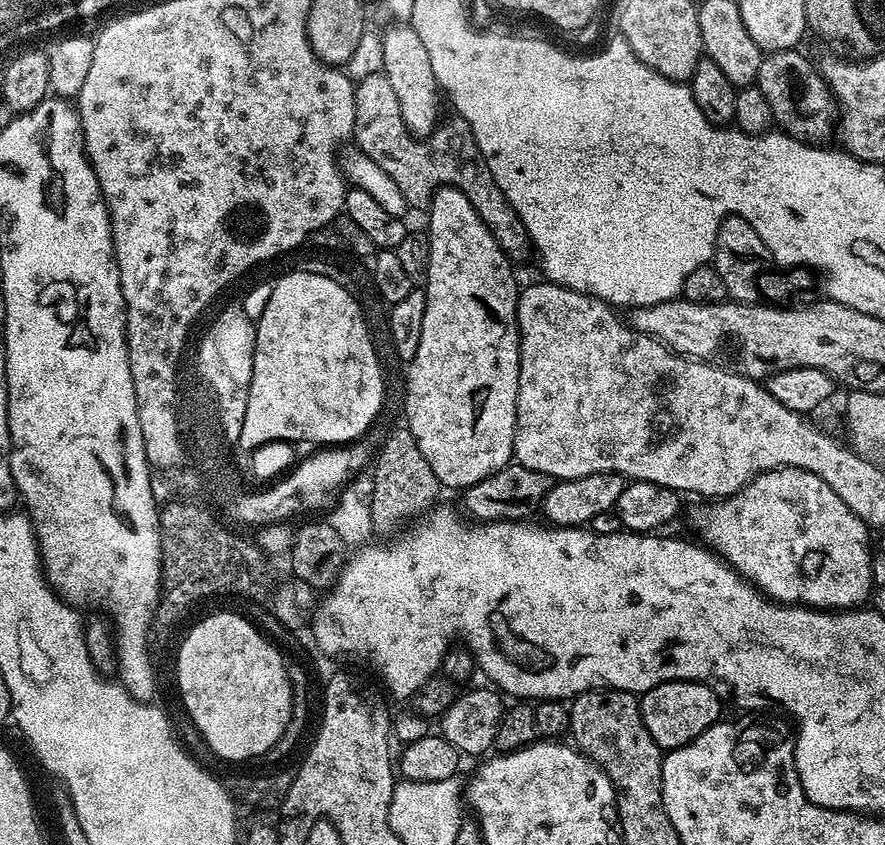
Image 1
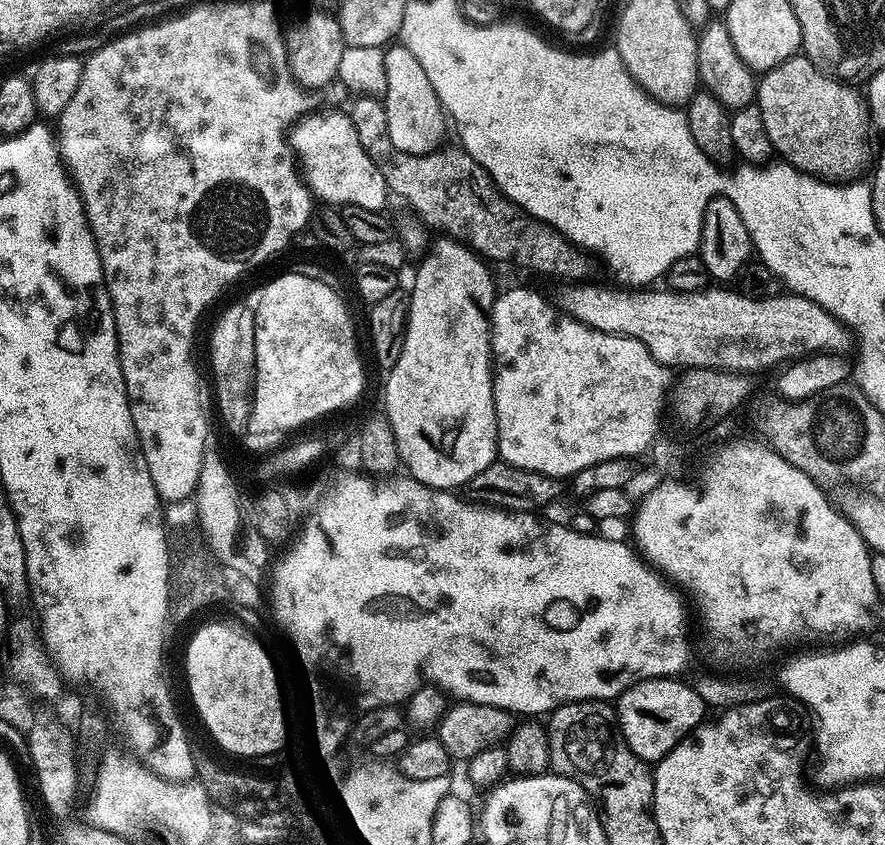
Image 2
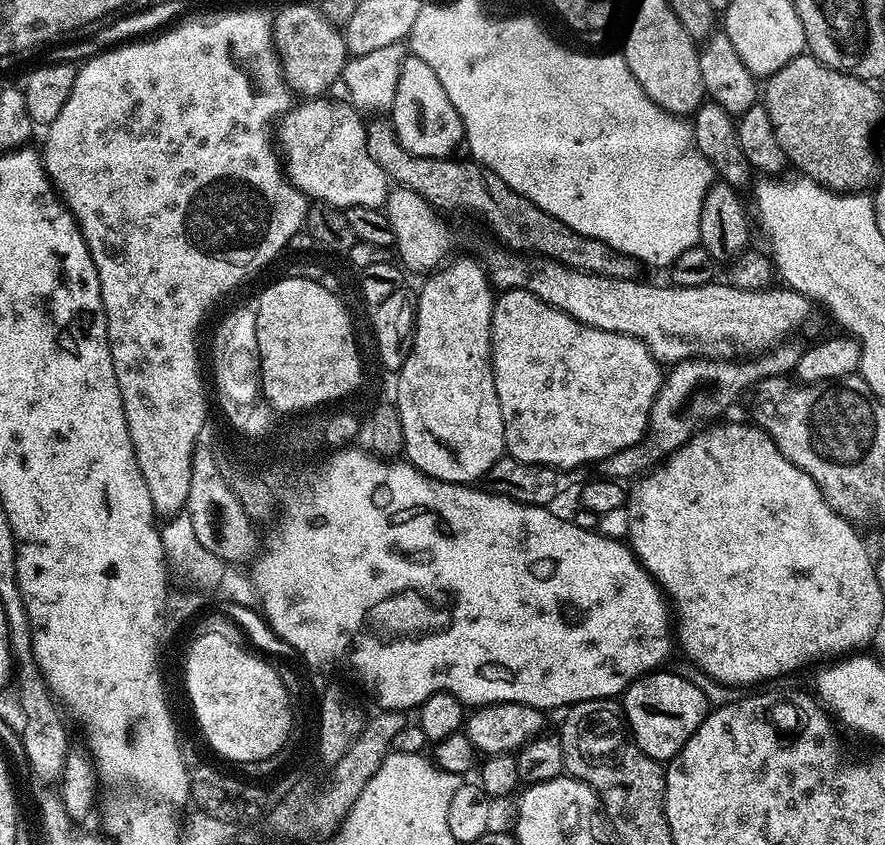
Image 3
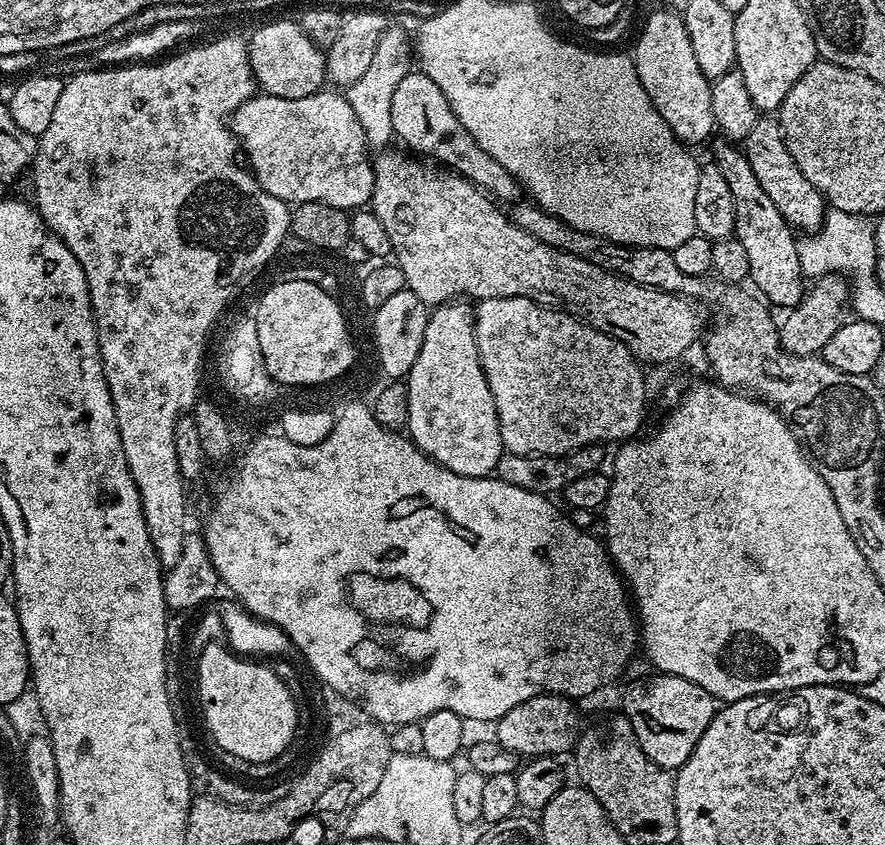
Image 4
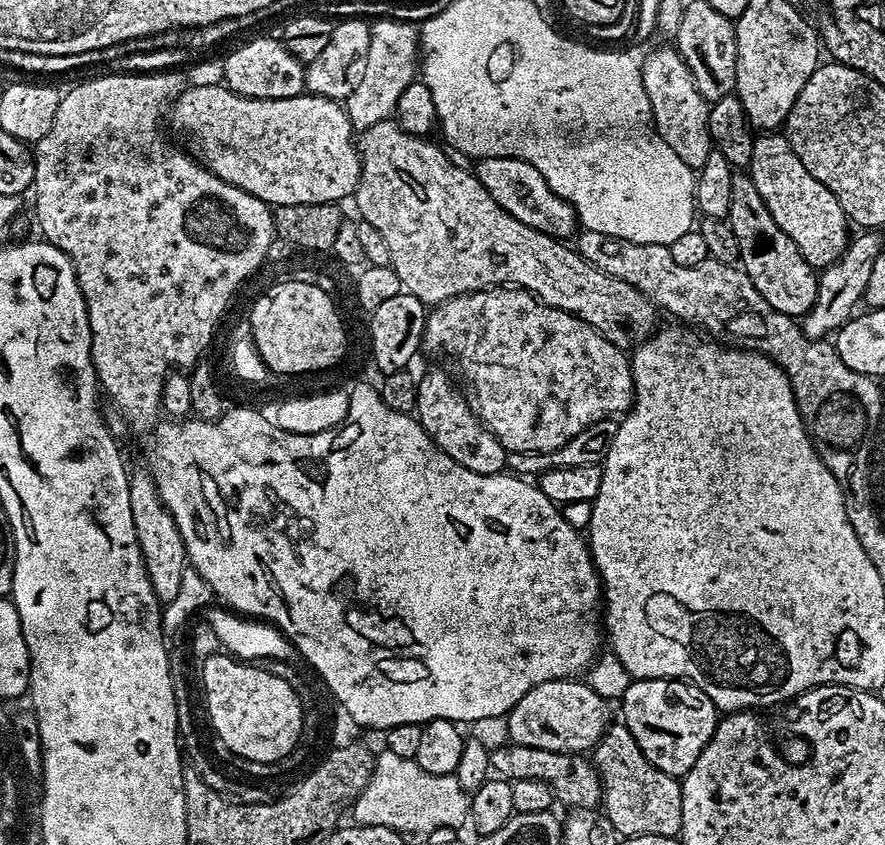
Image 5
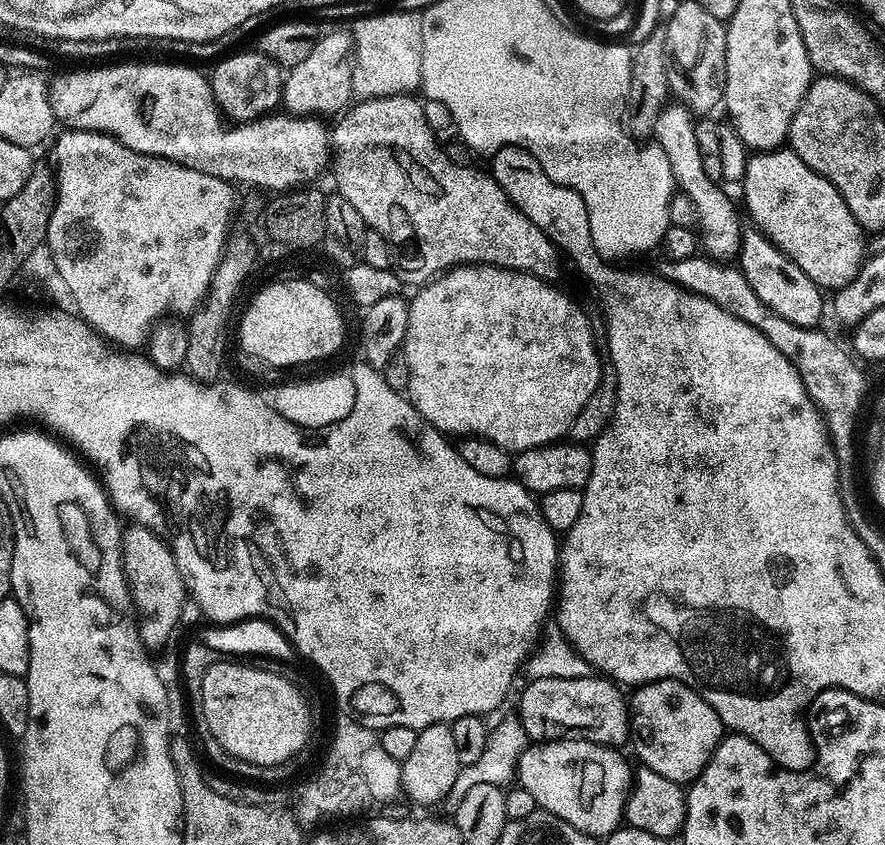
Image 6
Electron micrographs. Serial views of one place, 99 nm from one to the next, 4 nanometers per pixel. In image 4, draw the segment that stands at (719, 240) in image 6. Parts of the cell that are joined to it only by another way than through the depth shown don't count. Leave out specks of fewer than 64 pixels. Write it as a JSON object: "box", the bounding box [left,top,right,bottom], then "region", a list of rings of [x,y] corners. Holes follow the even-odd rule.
{"box":[634,10,716,146],"region":[[[659,10],[648,16],[640,37],[636,40],[636,52],[634,51],[634,63],[636,66],[636,79],[642,82],[644,94],[650,98],[652,105],[662,114],[666,126],[685,146],[700,144],[708,135],[713,135],[716,123],[714,122],[714,110],[710,110],[710,81],[698,70],[698,62],[694,58],[694,50],[690,46],[690,38],[684,29],[684,21],[675,11]]]}

